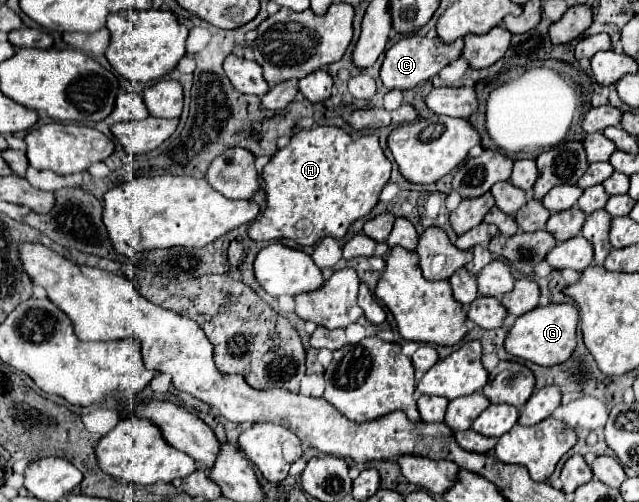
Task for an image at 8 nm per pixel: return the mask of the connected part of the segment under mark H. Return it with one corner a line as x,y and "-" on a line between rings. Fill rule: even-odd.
336,126
300,130
262,170
268,206
250,226
250,238
290,238
300,246
312,246
326,236
342,238
354,220
368,216
378,204
390,172
392,164
382,152
376,134
352,136

